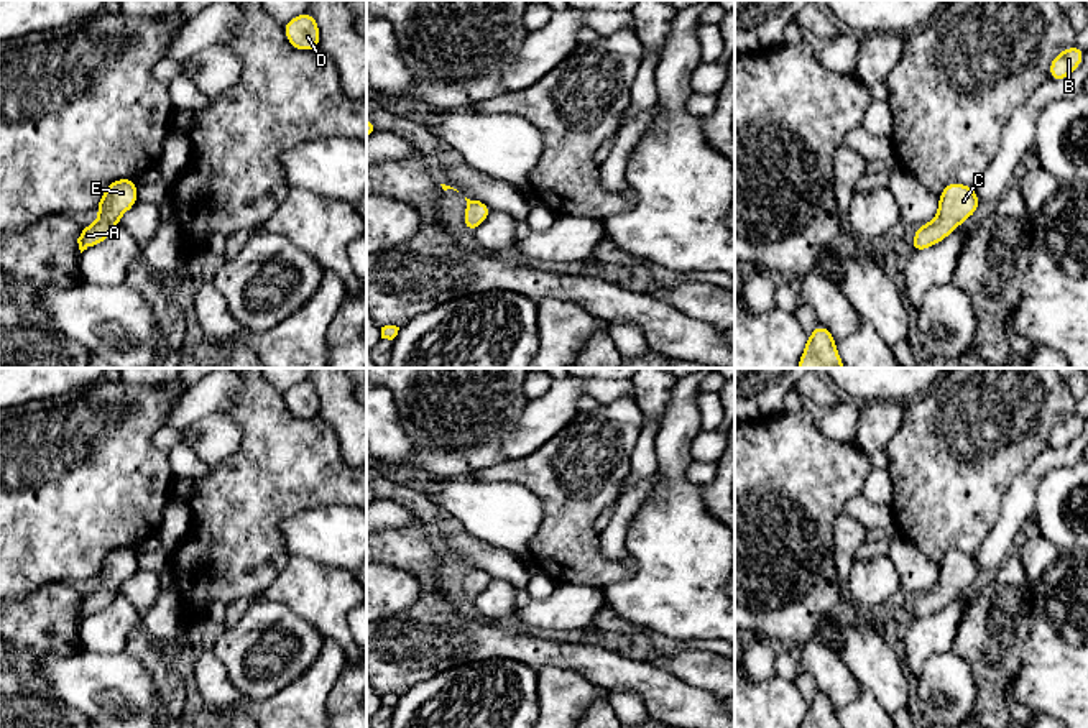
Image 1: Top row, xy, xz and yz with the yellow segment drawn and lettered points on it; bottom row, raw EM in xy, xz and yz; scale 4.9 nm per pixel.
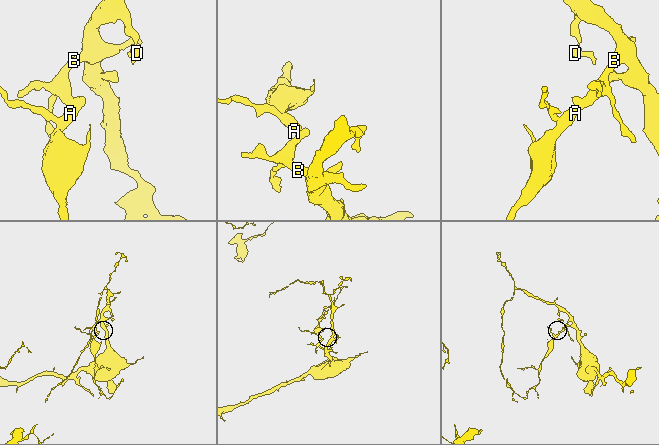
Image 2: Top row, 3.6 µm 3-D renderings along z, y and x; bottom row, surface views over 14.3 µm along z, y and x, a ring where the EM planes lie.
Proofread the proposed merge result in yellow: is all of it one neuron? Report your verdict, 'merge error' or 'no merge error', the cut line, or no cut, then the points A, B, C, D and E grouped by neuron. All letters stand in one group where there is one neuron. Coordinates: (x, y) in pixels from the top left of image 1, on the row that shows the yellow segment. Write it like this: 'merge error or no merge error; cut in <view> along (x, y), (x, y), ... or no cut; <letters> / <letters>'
no merge error; no cut; A B C D E

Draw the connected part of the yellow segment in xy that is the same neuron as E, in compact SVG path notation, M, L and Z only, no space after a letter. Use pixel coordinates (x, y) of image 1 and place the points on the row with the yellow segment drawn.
M117 179L107 186L97 205L99 220L82 227L77 243L81 253L104 240L117 228L118 219L138 202L136 181Z

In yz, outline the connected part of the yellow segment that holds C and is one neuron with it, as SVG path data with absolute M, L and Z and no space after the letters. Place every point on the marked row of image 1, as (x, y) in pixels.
M948 182L940 197L937 217L919 225L912 240L912 253L930 248L945 240L952 230L958 228L963 220L970 219L980 207L973 186Z

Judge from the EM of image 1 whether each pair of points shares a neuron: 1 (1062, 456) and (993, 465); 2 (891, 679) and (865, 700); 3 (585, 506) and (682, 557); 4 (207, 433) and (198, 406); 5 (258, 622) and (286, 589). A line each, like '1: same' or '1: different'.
1: different
2: different
3: different
4: different
5: different

